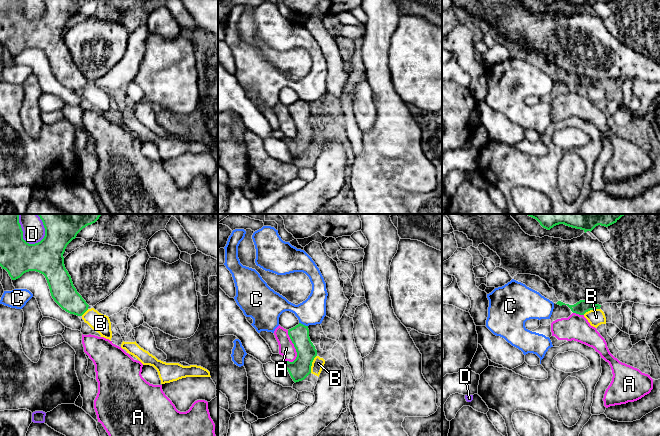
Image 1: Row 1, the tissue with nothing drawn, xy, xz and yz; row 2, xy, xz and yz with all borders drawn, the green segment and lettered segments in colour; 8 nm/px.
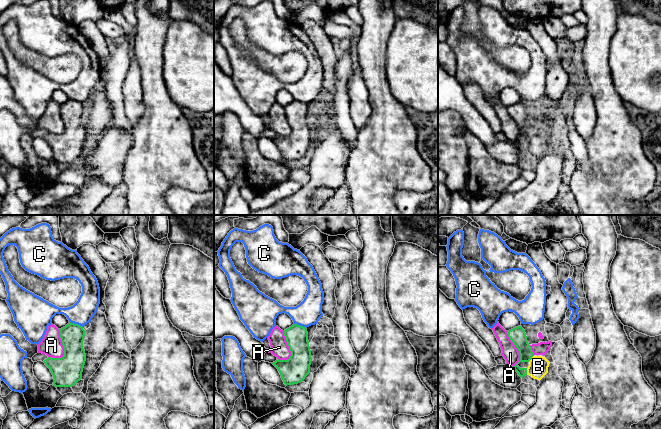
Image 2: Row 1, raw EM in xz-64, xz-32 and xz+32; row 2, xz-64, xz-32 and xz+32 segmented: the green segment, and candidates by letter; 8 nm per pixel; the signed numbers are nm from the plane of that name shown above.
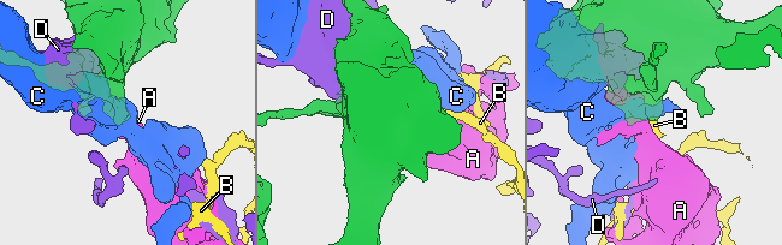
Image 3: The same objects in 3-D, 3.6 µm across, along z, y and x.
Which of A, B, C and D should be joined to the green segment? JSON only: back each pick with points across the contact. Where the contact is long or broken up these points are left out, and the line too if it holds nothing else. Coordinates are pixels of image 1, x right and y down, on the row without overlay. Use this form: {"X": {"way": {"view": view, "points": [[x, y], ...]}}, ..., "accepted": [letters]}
{"accepted": []}

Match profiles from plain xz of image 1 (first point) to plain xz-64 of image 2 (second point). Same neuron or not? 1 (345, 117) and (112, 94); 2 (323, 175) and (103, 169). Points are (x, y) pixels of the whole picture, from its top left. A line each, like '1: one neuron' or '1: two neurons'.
1: one neuron
2: one neuron

